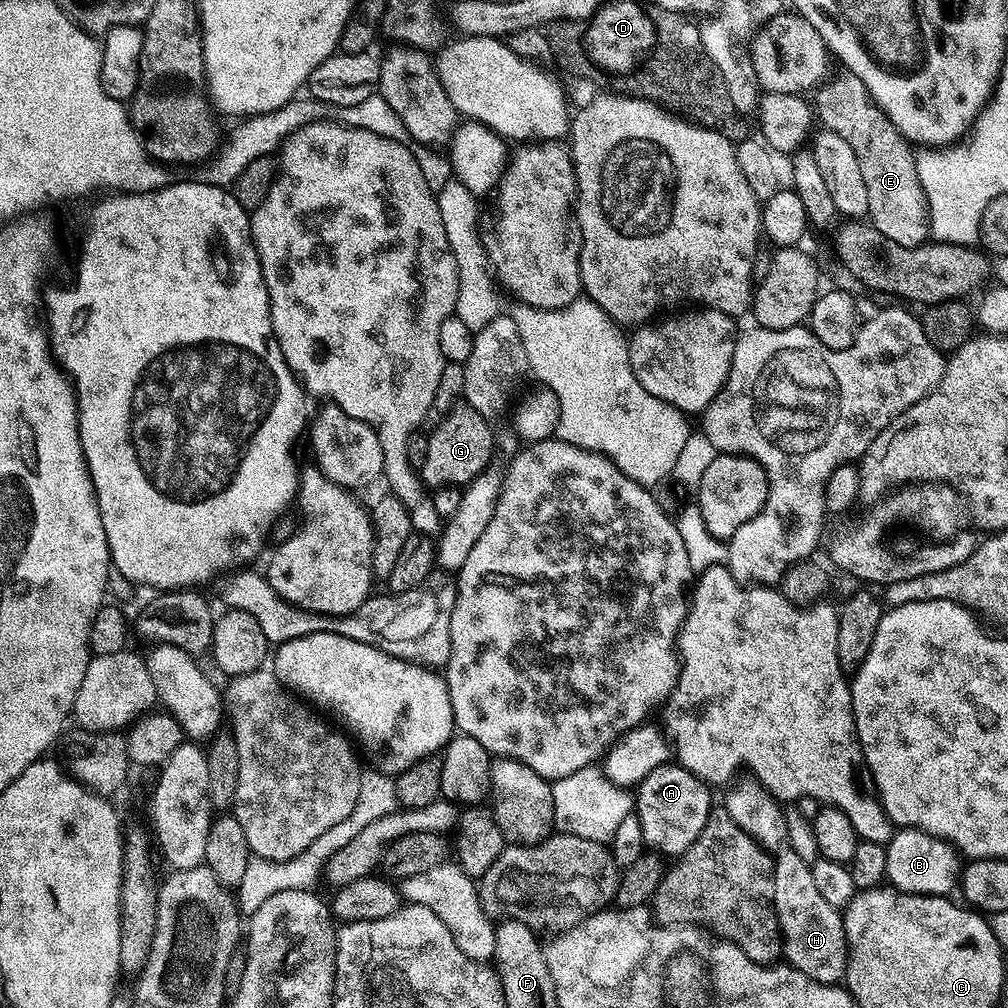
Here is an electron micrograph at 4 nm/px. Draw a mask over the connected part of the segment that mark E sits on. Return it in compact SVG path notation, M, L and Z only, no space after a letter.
M840 70L837 76L829 75L815 89L815 96L814 112L819 123L821 120L824 123L821 125L827 131L838 134L838 138L843 138L858 158L858 167L862 170L862 179L866 182L866 194L870 197L868 216L871 224L879 232L886 234L886 238L894 238L894 242L898 242L898 246L917 248L919 244L929 243L928 203L926 194L922 190L922 182L918 178L917 153L914 151L913 145L894 126L894 122L890 122L890 118L886 118L884 111L877 104L869 101L866 86L862 86L862 82L853 72Z

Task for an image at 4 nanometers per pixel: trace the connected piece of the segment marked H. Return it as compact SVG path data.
M755 777L737 779L729 790L724 807L734 822L758 841L761 848L772 858L775 870L775 910L784 938L785 961L811 980L823 984L839 983L848 964L844 919L841 911L819 893L811 867L804 862L790 838L788 820L781 801Z

